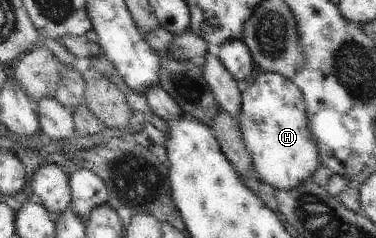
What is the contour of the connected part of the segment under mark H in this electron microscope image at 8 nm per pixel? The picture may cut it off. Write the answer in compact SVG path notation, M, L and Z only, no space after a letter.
M257 71L253 83L241 93L238 124L242 140L252 156L253 175L274 190L294 190L302 182L312 181L320 166L318 148L308 130L306 102L302 91L282 74Z

